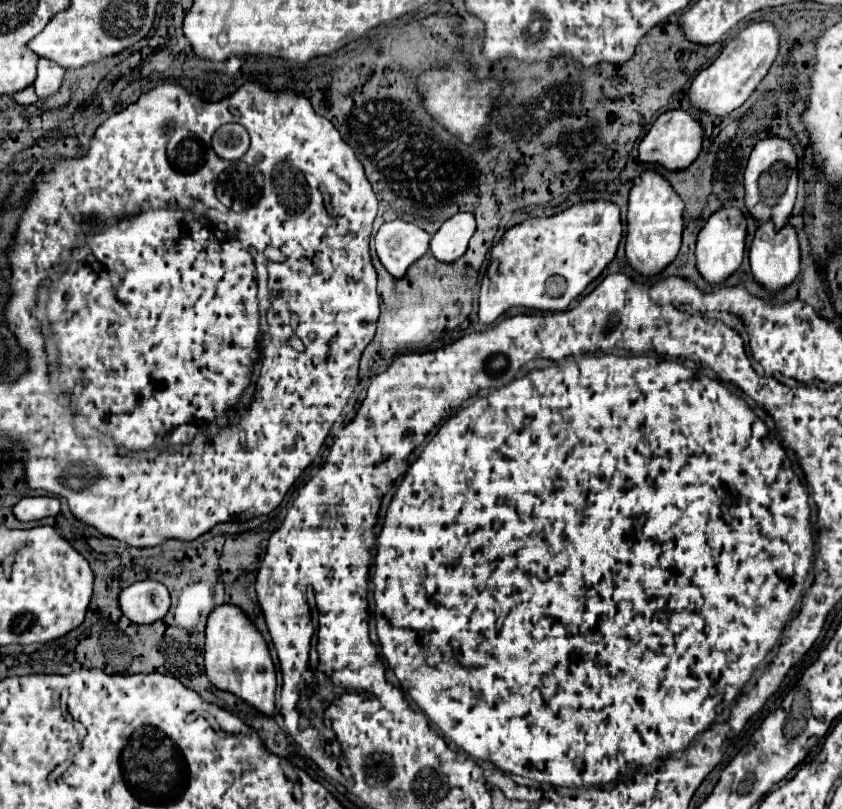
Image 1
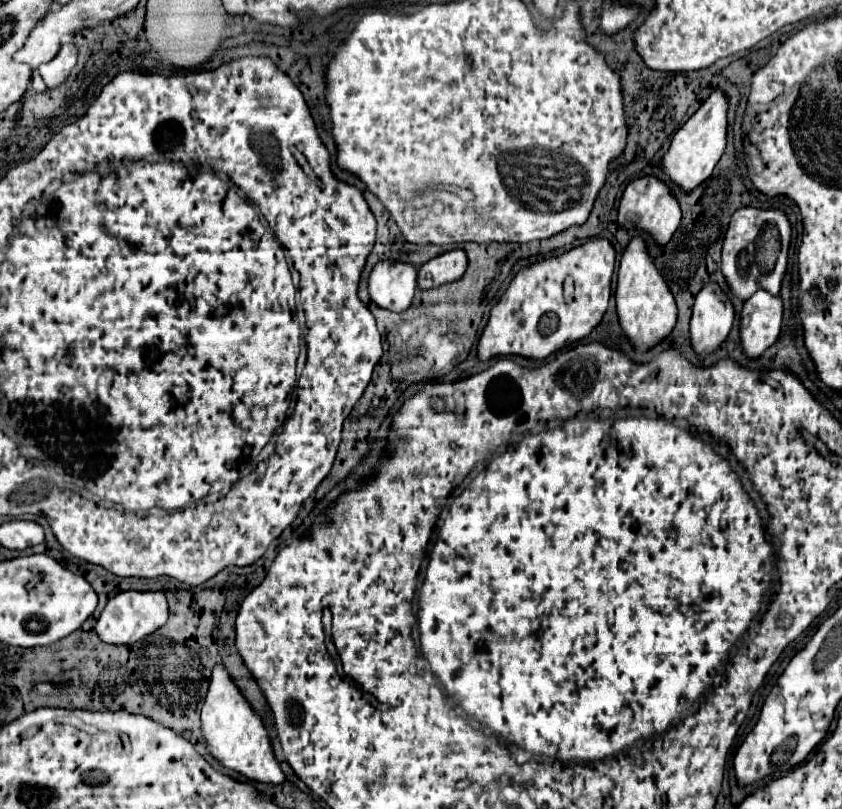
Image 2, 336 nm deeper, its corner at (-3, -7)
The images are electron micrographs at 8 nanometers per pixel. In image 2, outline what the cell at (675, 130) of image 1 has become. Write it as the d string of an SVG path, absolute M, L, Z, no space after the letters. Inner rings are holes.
M641 177L637 181L631 181L621 197L617 225L619 229L637 229L653 237L657 245L665 245L673 233L677 231L681 221L681 209L677 199L669 193L667 185L659 181L657 177Z

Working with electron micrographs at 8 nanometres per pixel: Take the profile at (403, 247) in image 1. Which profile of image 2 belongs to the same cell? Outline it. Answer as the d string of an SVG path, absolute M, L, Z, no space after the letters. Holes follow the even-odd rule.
M381 261L369 275L369 297L371 301L395 313L409 309L417 287L417 269L407 263Z

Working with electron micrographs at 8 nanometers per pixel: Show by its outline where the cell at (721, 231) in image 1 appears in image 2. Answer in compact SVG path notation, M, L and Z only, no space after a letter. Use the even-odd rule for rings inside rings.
M717 283L705 285L693 305L689 339L697 355L713 353L729 335L733 325L733 305Z

